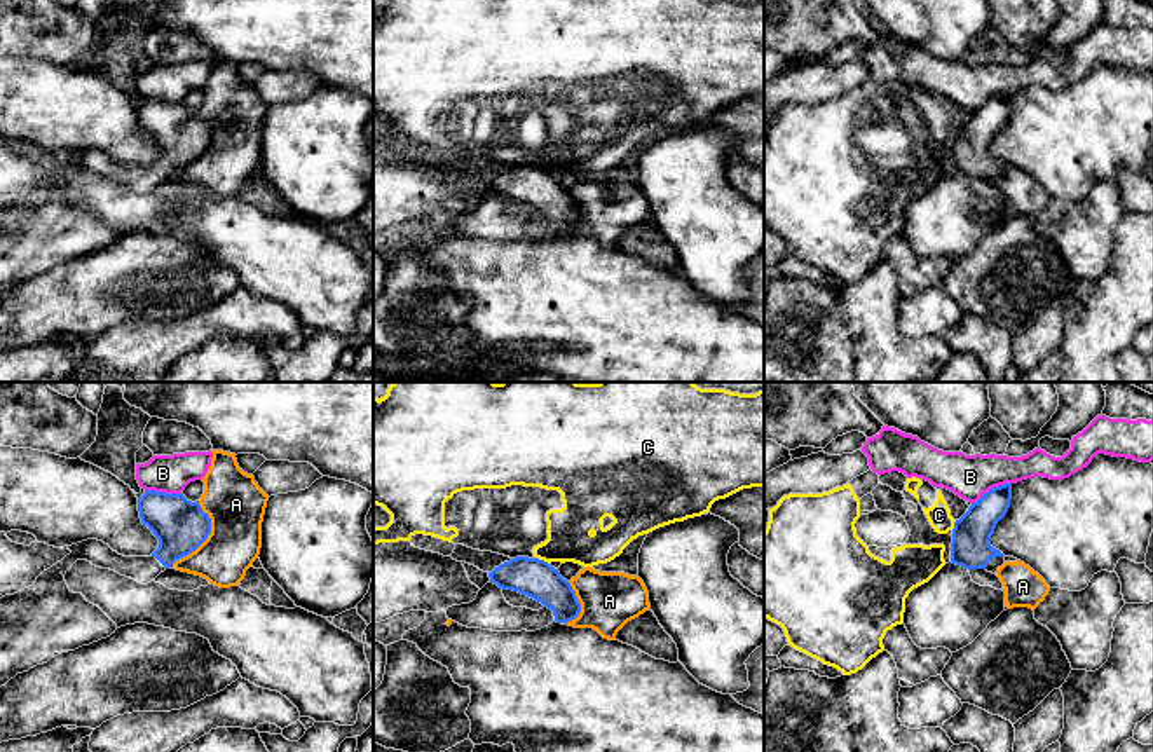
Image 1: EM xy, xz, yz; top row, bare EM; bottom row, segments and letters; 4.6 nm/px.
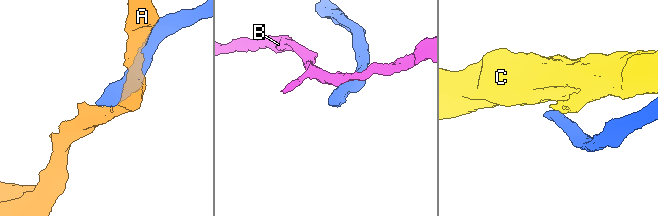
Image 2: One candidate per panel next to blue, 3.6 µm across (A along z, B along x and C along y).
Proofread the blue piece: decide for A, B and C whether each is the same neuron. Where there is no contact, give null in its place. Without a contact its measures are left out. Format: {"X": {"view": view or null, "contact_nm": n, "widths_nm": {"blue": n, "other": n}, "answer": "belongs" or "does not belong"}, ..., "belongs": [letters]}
{"A": {"view": "xy", "contact_nm": 320, "widths_nm": {"blue": 240, "other": 280}, "answer": "does not belong"}, "B": {"view": "yz", "contact_nm": 220, "widths_nm": {"blue": 180, "other": 200}, "answer": "does not belong"}, "C": {"view": "xz", "contact_nm": 70, "widths_nm": {"blue": 180, "other": 200}, "answer": "does not belong"}, "belongs": []}

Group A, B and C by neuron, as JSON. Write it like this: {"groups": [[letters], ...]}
{"groups": [["A"], ["B"], ["C"]]}

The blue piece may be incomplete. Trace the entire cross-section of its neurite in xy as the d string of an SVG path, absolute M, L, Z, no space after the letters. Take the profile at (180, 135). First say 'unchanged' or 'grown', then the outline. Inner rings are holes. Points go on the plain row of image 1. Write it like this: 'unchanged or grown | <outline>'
grown | M145 99L138 108L138 120L141 133L159 148L159 157L150 166L124 166L103 150L87 148L68 155L72 162L44 180L31 195L0 208L0 297L17 283L47 272L56 262L75 260L115 243L117 234L98 215L68 197L65 183L77 169L148 194L176 169L195 161L211 143L209 124L202 120L199 110L192 112L183 103Z

